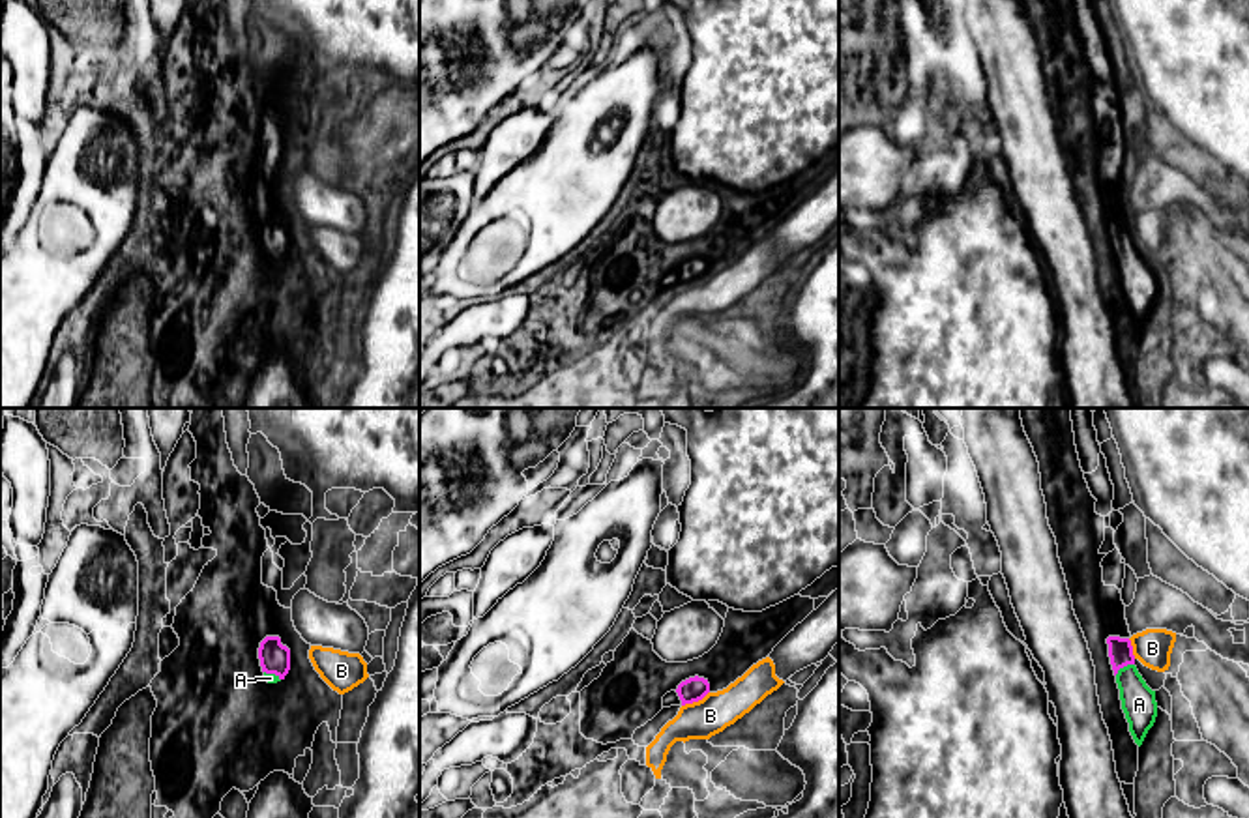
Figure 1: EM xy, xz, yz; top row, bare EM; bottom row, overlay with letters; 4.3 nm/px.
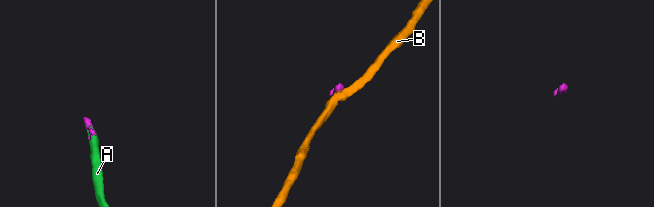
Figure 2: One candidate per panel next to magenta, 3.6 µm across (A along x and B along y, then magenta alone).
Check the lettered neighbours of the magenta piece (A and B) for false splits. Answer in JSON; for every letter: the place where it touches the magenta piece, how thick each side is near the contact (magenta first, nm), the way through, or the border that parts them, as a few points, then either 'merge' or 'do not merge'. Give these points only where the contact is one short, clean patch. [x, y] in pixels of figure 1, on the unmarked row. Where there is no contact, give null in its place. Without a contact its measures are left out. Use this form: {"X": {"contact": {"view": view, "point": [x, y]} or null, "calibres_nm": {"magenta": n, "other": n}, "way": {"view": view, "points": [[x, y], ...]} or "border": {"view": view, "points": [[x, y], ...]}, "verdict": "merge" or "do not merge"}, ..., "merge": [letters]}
{"A": {"contact": {"view": "yz", "point": [1124, 246]}, "calibres_nm": {"magenta": 110, "other": 150}, "way": {"view": "yz", "points": [[1120, 231], [1124, 246], [1139, 285]]}, "verdict": "merge"}, "B": {"contact": {"view": "xz", "point": [695, 281]}, "calibres_nm": {"magenta": 110, "other": 160}, "border": {"view": "xz", "points": [[708, 272], [682, 287]]}, "verdict": "do not merge"}, "merge": ["A"]}

